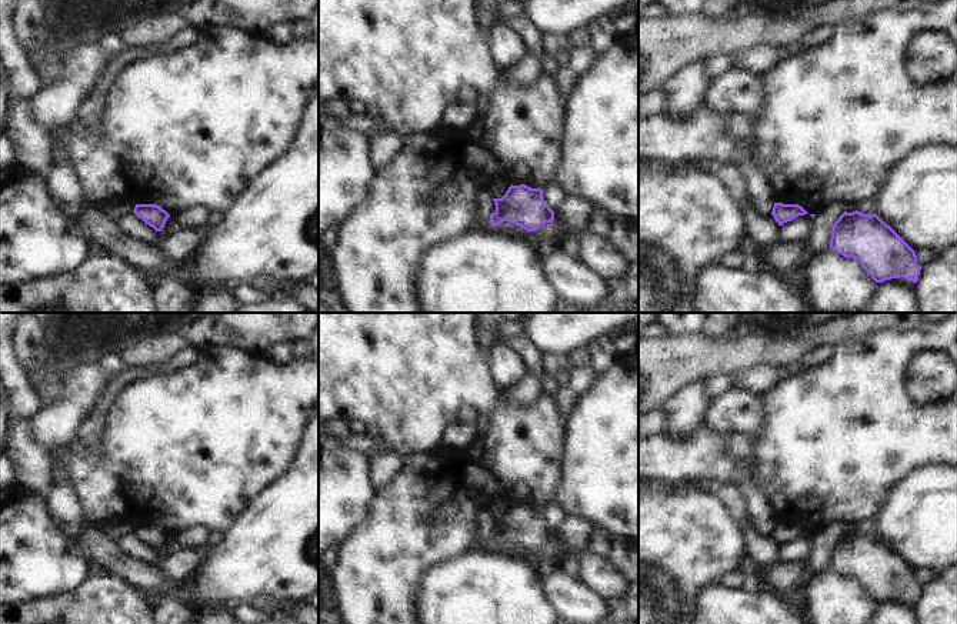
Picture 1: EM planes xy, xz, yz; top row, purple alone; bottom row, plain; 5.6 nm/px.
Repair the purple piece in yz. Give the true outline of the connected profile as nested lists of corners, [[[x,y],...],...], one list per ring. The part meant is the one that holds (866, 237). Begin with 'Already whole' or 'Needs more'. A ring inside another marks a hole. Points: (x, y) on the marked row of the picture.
Already whole. [[[844,211],[831,230],[830,247],[860,261],[876,283],[904,277],[917,283],[916,251],[877,214]]]

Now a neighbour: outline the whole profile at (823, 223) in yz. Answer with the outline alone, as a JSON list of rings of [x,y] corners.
[[[833,201],[813,218],[813,230],[806,241],[806,253],[813,254],[830,247],[831,230],[838,217],[853,204]]]

